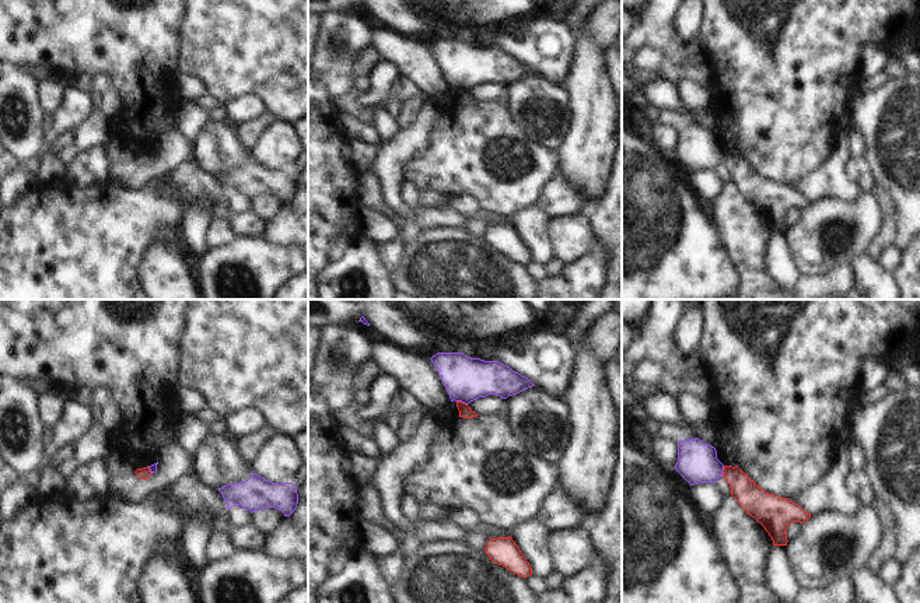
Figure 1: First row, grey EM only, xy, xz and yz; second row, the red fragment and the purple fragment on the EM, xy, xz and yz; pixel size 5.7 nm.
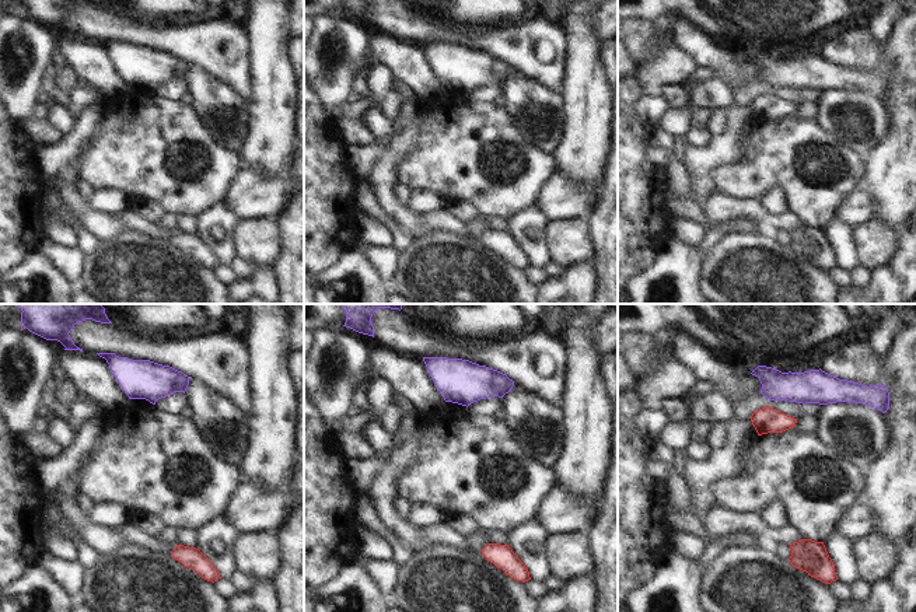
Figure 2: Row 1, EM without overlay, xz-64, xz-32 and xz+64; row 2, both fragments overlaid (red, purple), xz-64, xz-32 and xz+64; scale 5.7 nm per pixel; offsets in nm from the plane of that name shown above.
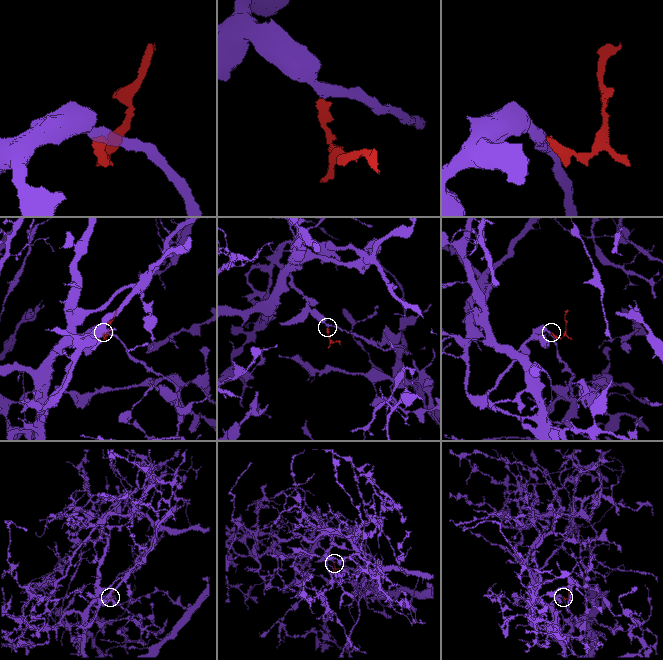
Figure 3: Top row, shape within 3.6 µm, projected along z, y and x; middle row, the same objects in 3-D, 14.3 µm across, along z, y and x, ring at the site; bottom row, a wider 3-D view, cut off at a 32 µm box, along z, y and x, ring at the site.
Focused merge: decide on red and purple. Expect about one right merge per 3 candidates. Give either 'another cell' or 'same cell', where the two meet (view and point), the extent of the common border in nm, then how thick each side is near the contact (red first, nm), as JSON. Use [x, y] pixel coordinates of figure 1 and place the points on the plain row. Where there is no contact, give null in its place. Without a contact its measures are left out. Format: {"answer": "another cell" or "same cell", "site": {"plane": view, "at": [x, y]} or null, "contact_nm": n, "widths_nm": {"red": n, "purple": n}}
{"answer": "another cell", "site": {"plane": "xz", "at": [461, 88]}, "contact_nm": 70, "widths_nm": {"red": 70, "purple": 260}}

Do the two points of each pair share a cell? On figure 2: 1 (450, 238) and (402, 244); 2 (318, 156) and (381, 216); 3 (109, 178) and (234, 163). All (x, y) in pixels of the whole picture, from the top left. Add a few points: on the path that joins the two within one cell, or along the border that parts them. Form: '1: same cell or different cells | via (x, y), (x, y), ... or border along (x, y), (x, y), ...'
1: different cells | border along (413, 240), (402, 254)
2: different cells | border along (356, 205), (360, 210)
3: same cell | via (140, 178), (158, 178), (177, 196), (203, 179)

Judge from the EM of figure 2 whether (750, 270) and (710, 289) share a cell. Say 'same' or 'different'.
same

